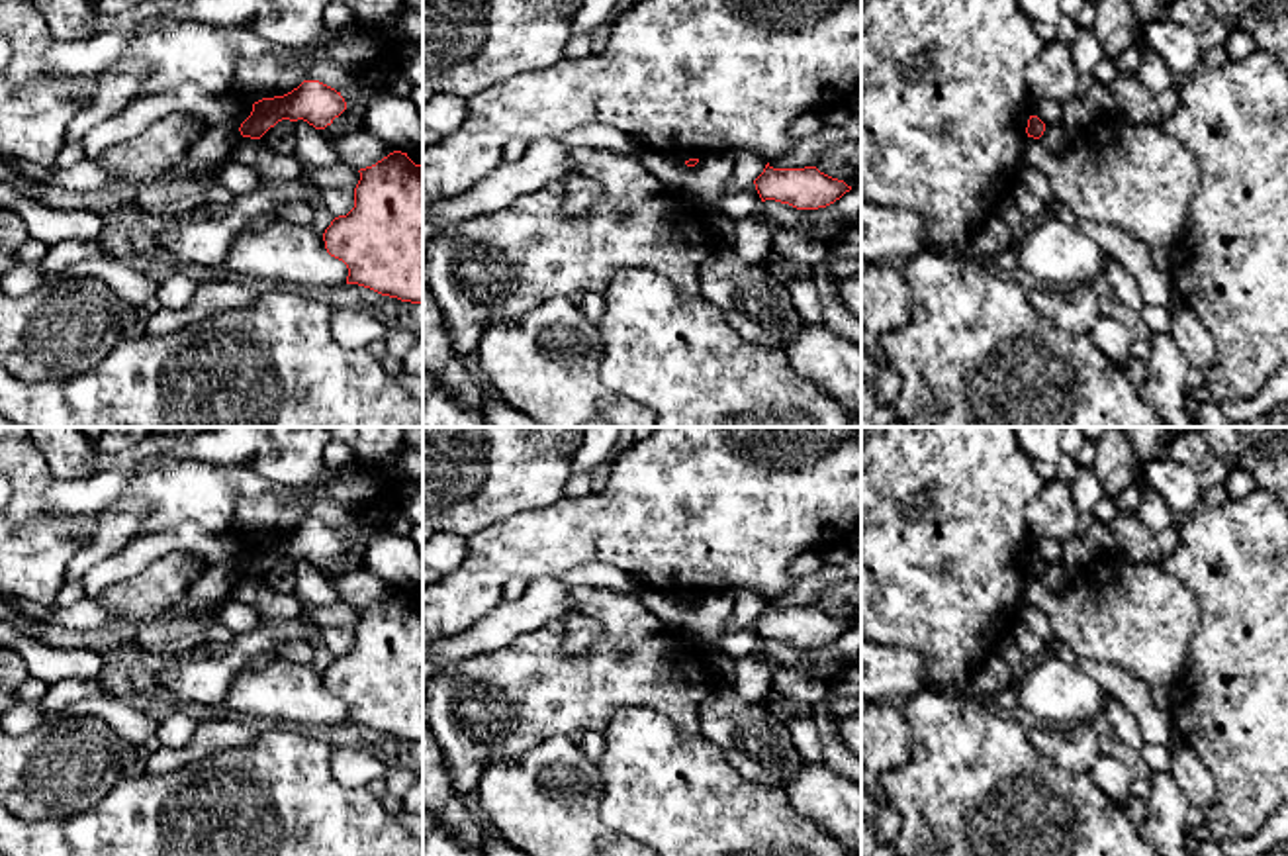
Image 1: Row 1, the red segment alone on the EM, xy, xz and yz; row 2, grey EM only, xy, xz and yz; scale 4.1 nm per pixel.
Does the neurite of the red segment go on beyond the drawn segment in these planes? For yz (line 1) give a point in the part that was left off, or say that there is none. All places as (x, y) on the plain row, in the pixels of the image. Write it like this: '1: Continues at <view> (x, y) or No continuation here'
1: No continuation here

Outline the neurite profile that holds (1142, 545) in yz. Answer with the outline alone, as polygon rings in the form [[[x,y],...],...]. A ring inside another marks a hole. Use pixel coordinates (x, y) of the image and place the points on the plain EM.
[[[1118,511],[1108,527],[1118,550],[1133,564],[1161,566],[1178,545],[1176,525],[1155,531],[1135,513]]]

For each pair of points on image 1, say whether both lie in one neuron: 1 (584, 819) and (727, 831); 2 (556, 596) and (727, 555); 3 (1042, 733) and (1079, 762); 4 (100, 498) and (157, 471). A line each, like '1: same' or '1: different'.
1: different
2: different
3: same
4: different

